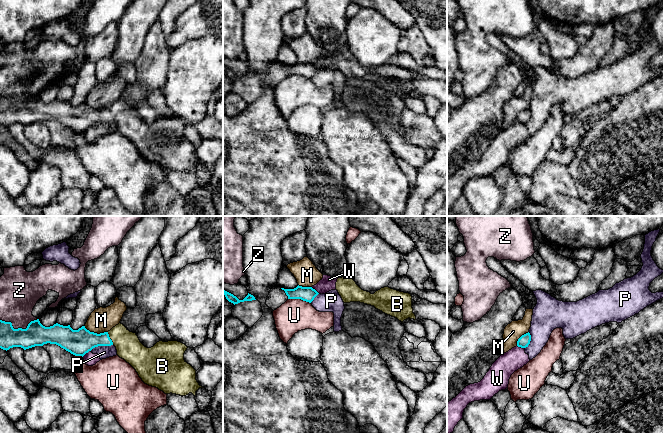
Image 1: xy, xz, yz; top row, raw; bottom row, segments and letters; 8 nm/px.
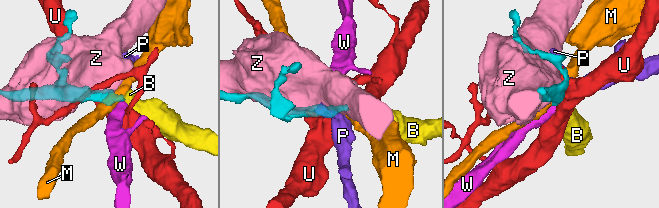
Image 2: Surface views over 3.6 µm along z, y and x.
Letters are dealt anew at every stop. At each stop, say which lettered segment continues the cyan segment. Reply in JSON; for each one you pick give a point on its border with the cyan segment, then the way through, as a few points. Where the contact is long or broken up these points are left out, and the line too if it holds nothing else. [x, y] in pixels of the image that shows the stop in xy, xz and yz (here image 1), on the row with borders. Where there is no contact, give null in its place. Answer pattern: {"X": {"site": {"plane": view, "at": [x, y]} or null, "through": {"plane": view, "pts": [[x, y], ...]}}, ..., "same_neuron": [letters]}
{"B": {"site": {"plane": "xy", "at": [109, 338]}, "through": {"plane": "xy", "pts": [[79, 342], [109, 338], [120, 338], [128, 346]]}}, "same_neuron": ["B"]}

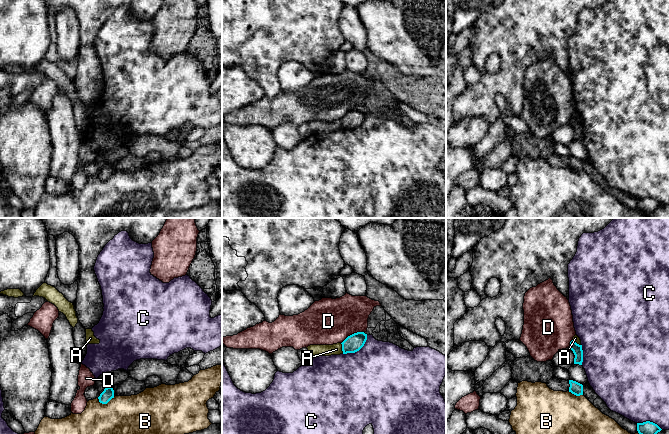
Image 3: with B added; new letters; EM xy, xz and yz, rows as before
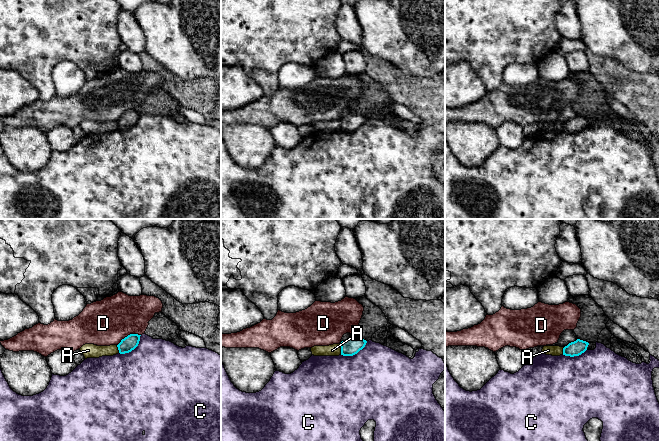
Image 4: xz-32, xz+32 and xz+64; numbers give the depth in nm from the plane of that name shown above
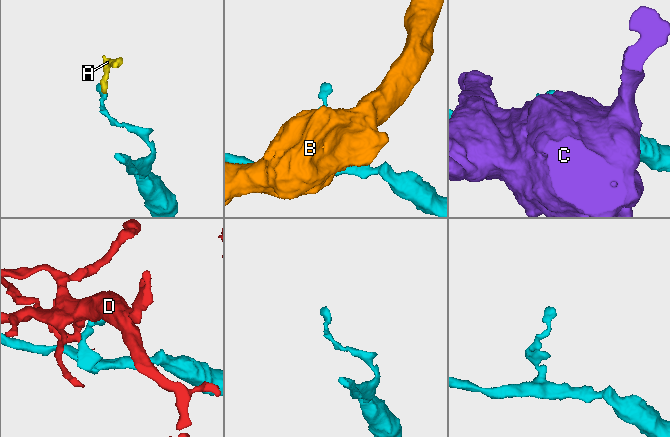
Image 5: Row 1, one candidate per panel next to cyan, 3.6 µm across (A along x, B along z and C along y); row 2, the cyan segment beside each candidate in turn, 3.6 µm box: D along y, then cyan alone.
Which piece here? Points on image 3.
{"same_neuron": []}

